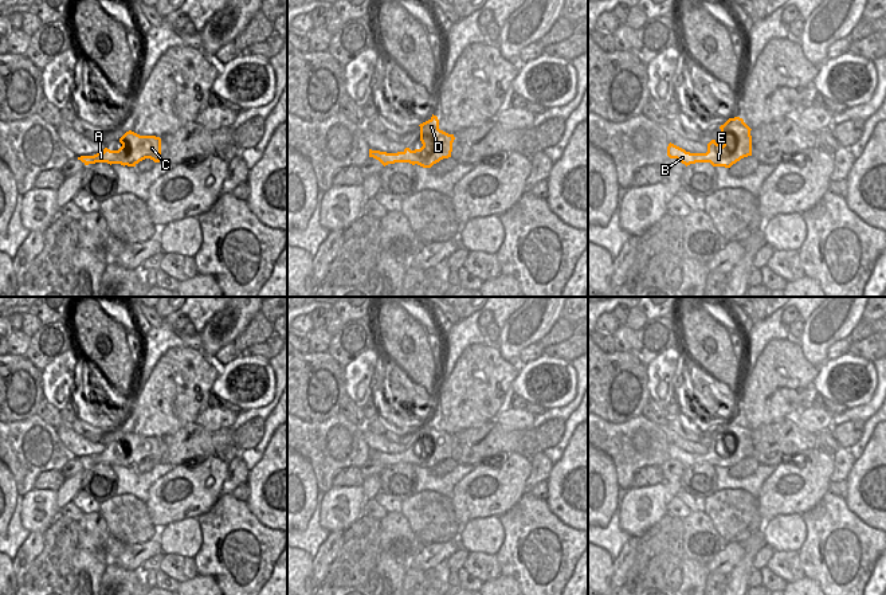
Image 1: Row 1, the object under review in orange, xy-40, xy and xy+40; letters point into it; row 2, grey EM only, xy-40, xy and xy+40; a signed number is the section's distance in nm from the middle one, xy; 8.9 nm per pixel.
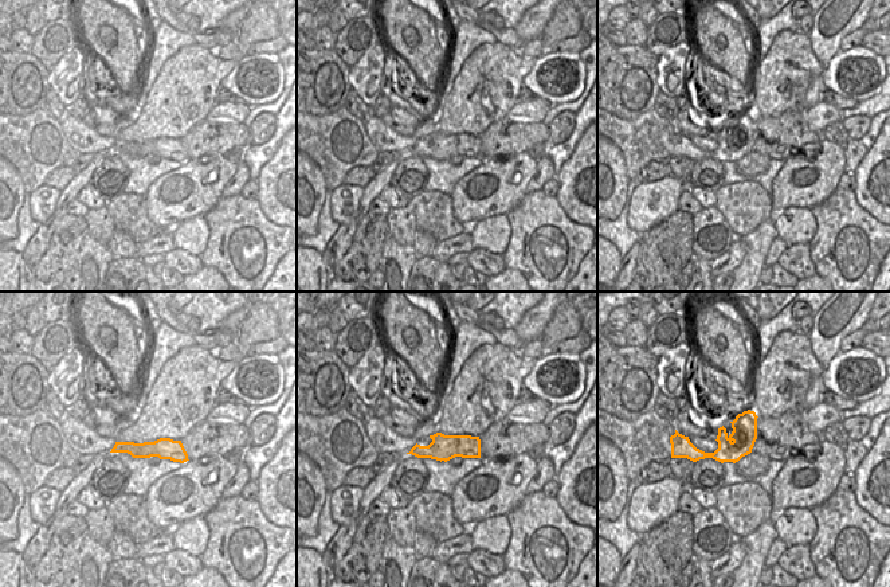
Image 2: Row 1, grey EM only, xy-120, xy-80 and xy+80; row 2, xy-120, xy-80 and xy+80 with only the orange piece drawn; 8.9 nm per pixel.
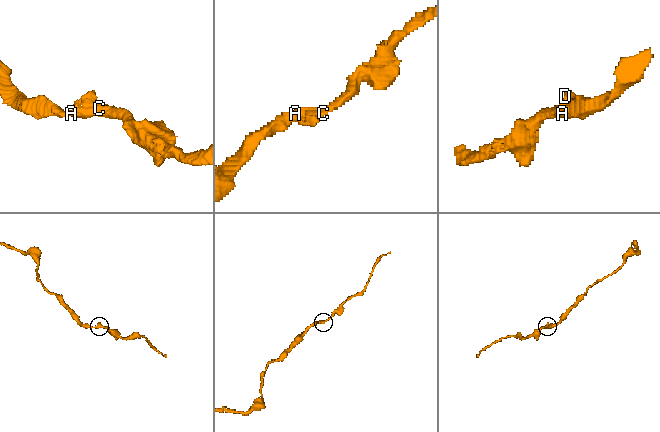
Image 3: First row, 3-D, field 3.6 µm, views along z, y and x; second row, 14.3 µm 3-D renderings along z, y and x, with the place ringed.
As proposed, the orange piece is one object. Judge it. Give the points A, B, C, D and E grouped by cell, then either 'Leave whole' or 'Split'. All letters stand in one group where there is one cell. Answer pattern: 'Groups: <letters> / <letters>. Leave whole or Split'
Groups: A B C D E. Leave whole.

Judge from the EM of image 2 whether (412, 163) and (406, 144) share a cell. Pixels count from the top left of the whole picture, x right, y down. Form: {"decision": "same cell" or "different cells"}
{"decision": "different cells"}

